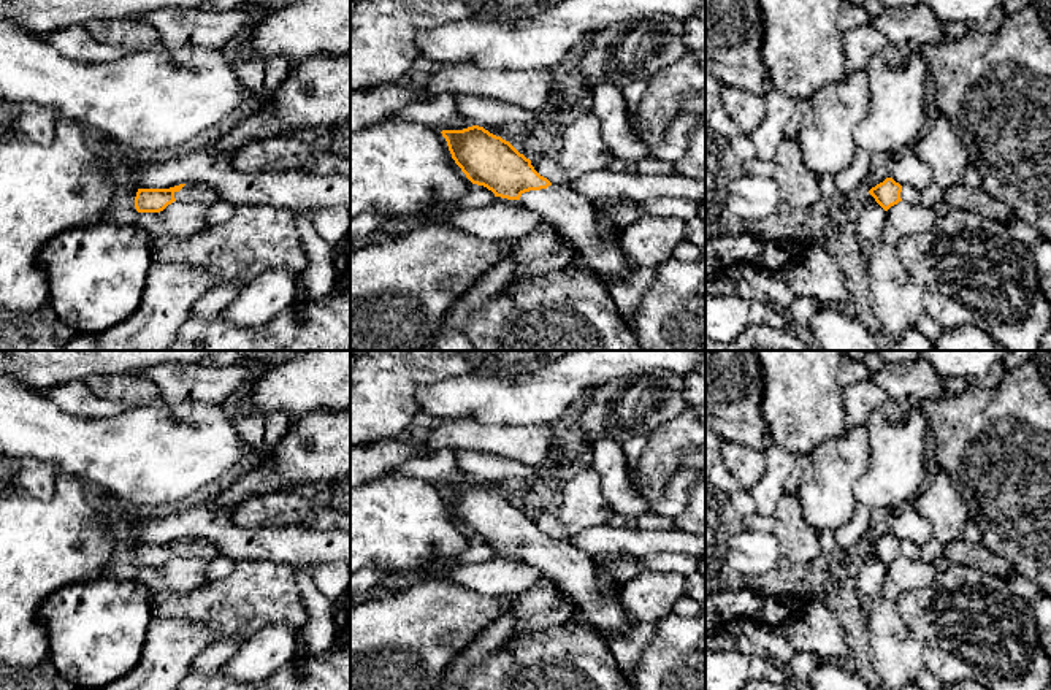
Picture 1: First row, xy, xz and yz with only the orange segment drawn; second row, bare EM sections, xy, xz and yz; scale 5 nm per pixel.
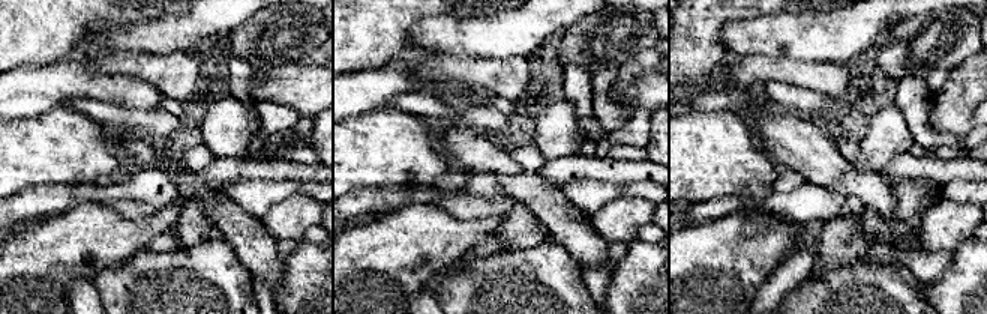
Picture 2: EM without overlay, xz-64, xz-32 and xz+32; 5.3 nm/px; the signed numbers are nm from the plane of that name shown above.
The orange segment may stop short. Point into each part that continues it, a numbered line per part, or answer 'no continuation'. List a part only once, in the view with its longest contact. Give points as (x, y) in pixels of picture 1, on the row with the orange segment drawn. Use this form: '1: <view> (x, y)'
1: xz (573, 214)

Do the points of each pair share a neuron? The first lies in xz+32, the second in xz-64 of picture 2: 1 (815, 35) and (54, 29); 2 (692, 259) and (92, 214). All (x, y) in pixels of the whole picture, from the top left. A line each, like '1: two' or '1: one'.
1: two
2: one

